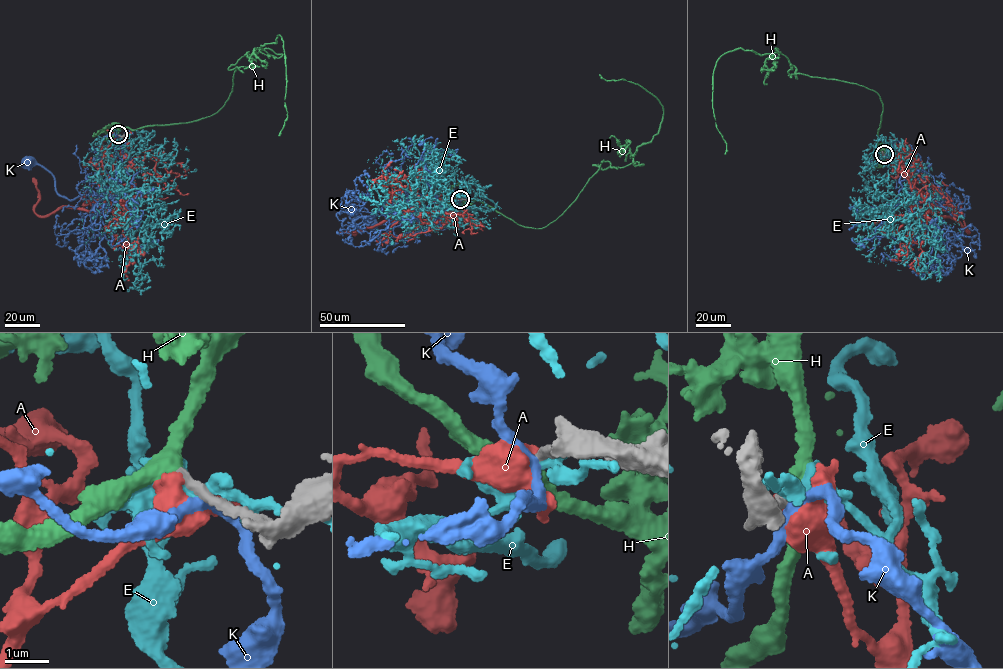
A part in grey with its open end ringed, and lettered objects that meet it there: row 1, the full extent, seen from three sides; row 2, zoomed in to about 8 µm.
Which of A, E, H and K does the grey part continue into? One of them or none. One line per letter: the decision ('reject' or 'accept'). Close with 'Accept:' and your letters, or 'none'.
A: reject
E: reject
H: accept
K: reject
Accept: H

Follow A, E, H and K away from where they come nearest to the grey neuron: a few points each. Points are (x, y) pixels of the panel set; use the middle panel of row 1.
A: (460, 199), (422, 210), (418, 216), (422, 217), (404, 215), (361, 231), (340, 233), (355, 234), (363, 229)
E: (460, 199), (413, 217), (442, 194), (440, 214), (418, 200), (392, 207), (411, 228), (403, 240), (376, 229)
H: (460, 199), (544, 227), (593, 165), (643, 165), (633, 156), (658, 132), (662, 106), (599, 74)
K: (460, 199), (443, 217), (437, 218), (441, 203), (435, 203), (399, 213), (370, 229), (379, 231), (371, 222)

